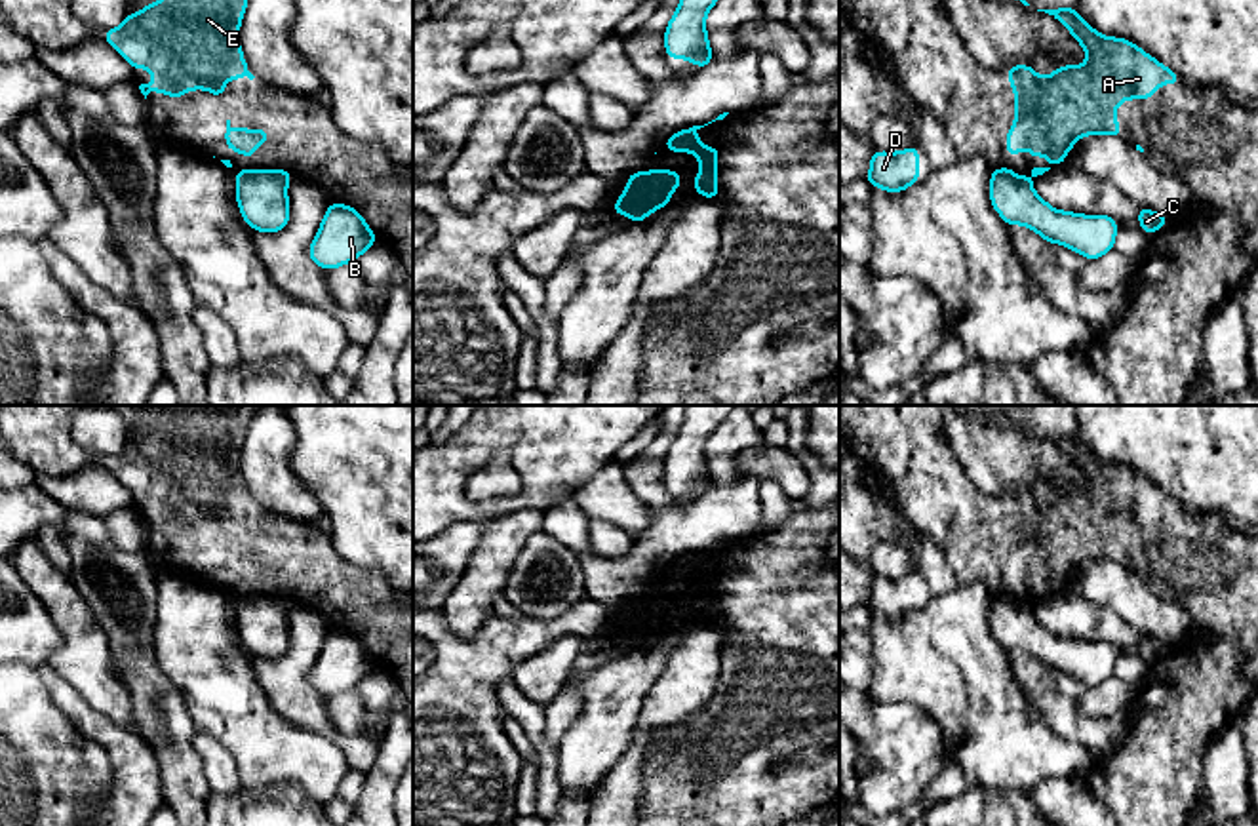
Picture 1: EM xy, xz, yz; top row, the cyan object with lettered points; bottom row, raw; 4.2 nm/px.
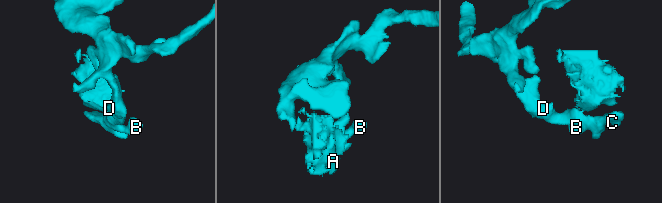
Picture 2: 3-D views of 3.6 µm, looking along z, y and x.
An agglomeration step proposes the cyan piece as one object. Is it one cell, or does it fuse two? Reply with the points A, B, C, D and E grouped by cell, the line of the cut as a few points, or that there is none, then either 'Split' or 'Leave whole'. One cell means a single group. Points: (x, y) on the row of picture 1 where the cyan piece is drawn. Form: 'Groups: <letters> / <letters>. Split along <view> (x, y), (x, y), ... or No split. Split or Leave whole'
Groups: A E / B C D. Split along xz (701, 145), (691, 151). Split

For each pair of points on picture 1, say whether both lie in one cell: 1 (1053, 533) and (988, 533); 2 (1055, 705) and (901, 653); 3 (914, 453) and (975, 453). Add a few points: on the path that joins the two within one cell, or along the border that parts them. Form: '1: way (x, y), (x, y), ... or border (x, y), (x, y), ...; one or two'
1: way (1038, 533), (1003, 533); one
2: border (1009, 653), (1009, 670), (1015, 682), (1053, 731); two
3: border (943, 425), (946, 446), (979, 490); two

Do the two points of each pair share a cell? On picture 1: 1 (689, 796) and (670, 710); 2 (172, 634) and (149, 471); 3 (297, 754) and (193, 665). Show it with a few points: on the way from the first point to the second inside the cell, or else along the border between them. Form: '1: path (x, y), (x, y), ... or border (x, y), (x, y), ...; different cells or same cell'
1: border (710, 697), (689, 718), (665, 729), (646, 758); different cells
2: border (158, 568), (183, 568), (206, 581); different cells
3: path (271, 745), (217, 691); same cell

